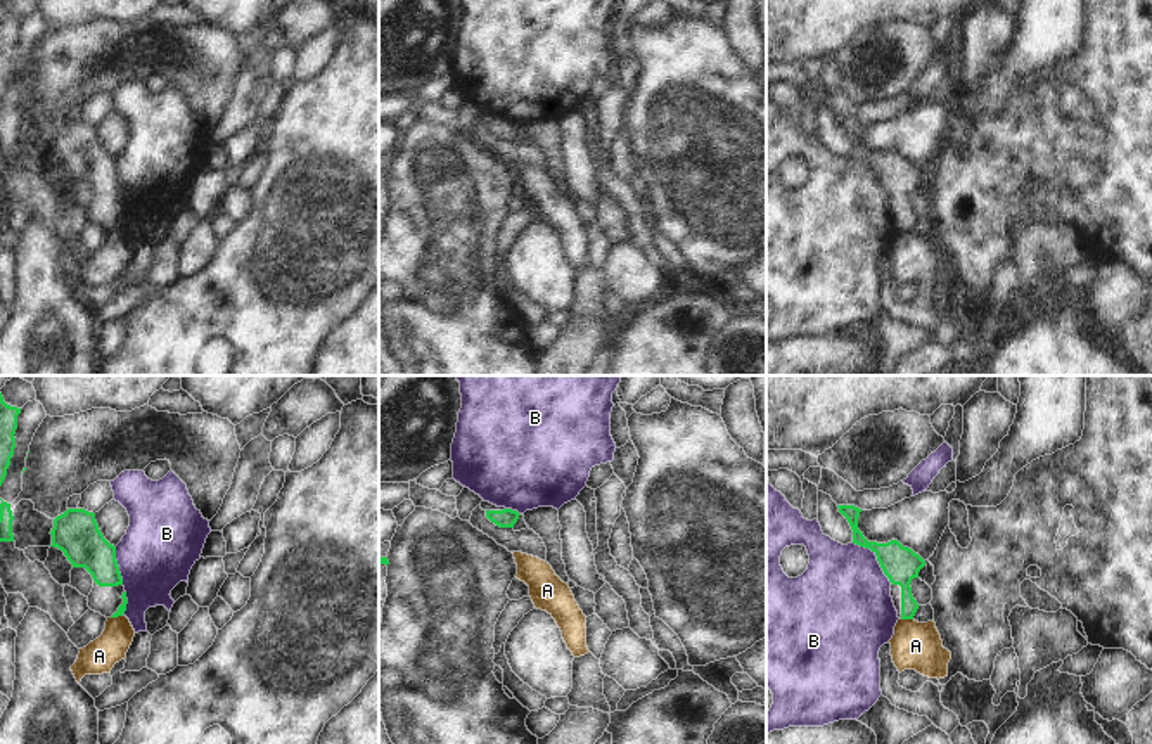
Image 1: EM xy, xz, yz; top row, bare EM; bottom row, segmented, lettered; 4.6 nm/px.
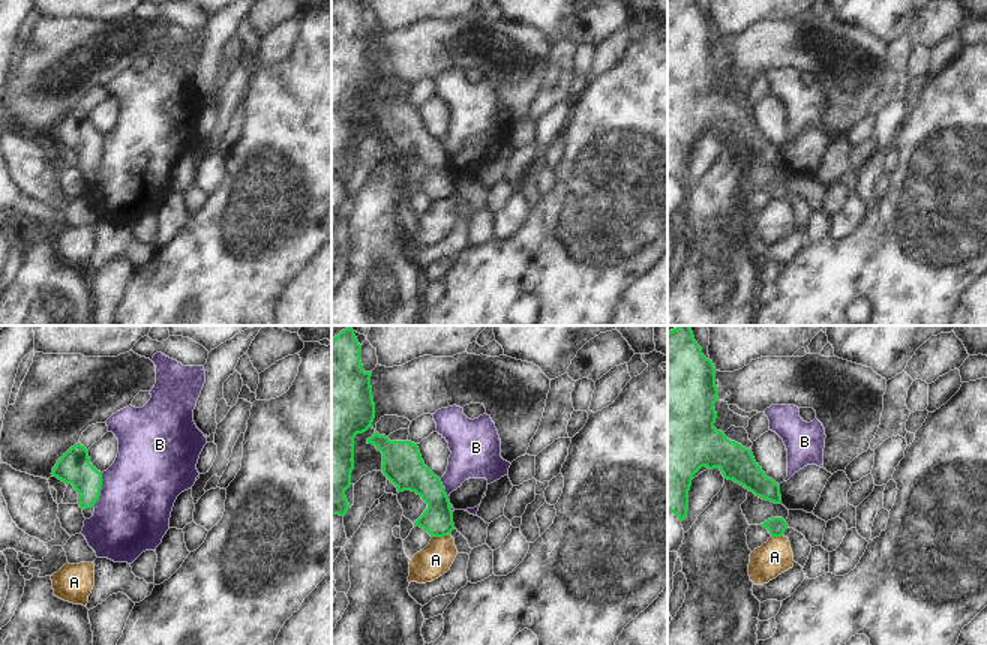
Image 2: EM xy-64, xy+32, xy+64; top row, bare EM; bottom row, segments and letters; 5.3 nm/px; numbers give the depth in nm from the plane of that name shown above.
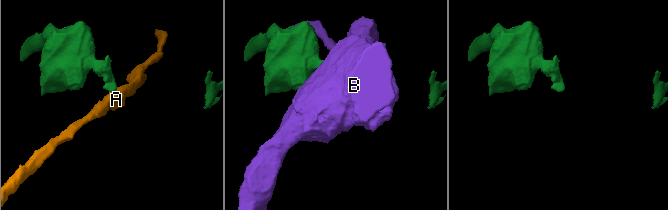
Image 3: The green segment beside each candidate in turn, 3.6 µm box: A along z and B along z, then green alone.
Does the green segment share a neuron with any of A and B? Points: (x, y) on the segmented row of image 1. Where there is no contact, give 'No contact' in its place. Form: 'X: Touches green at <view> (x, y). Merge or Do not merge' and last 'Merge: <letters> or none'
A: Touches green at yz (907, 618). Do not merge
B: Touches green at yz (877, 558). Do not merge
Merge: none

